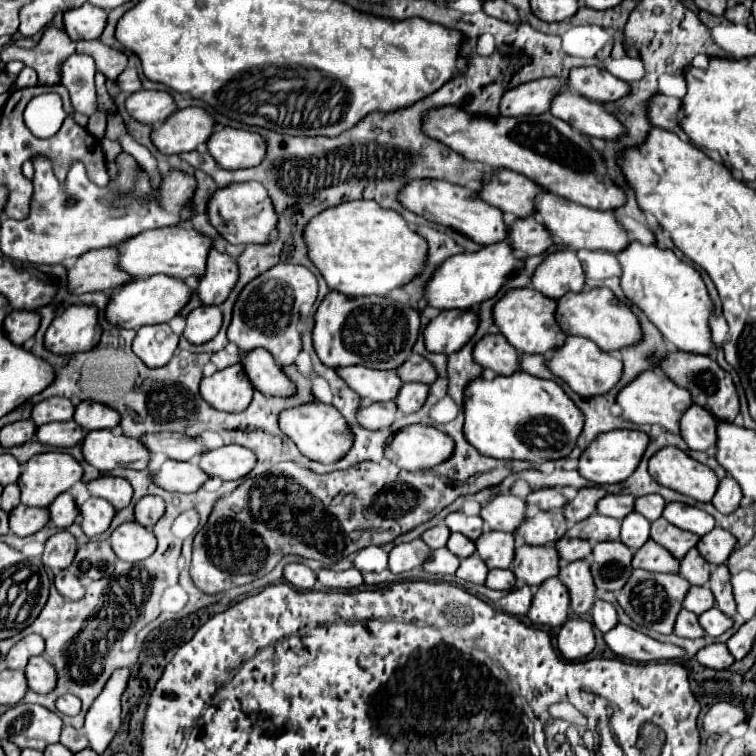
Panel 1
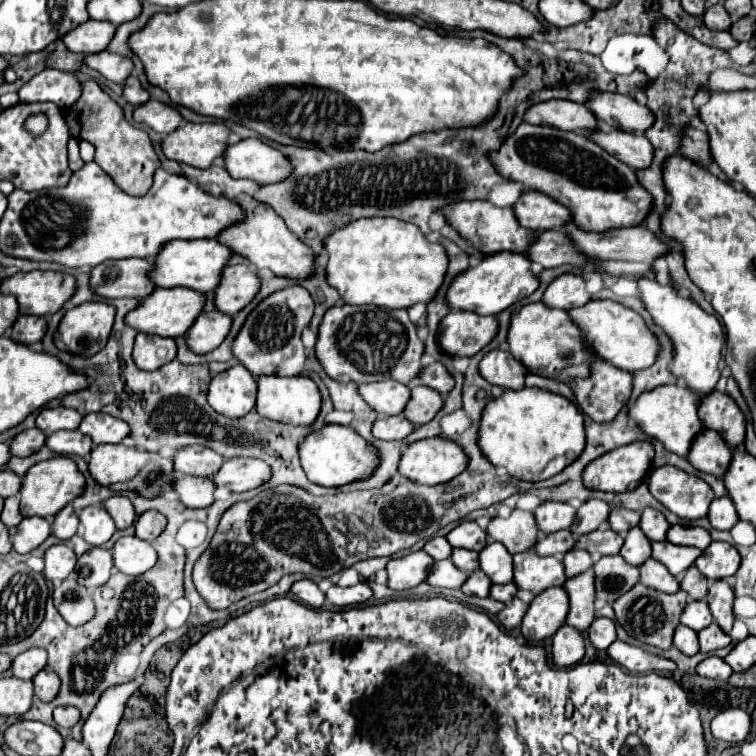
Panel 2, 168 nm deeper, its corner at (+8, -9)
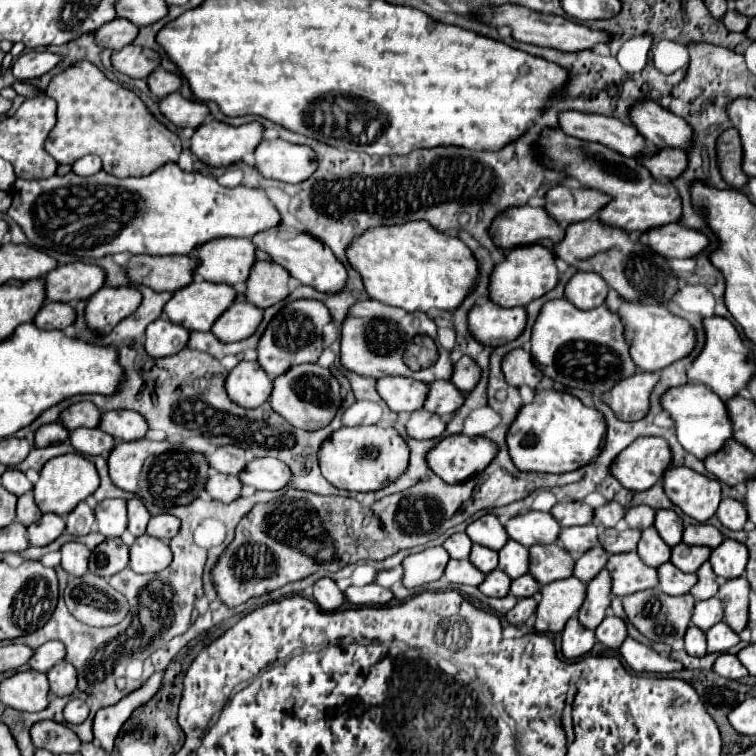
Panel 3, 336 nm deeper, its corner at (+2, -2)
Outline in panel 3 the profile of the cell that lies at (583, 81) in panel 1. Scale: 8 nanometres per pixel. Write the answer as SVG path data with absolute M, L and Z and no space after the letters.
M655 101L637 103L631 109L631 121L635 129L659 149L679 147L681 151L689 151L693 145L693 129L689 123Z

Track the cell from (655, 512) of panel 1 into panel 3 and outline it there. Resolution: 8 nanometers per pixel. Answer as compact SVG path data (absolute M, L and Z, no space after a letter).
M669 509L657 511L655 529L657 529L657 533L663 537L663 541L669 547L675 547L677 543L683 541L681 539L681 535L683 535L683 521L681 521L681 517L675 511L669 511Z

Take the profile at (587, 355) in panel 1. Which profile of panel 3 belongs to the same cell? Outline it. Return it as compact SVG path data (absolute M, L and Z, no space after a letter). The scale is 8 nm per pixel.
M637 371L633 377L619 381L611 391L611 399L605 401L621 421L639 421L649 413L649 397L657 379L659 373Z

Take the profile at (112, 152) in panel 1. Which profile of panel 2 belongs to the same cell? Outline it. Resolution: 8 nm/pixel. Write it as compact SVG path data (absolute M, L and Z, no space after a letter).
M93 80L83 82L81 98L63 112L65 122L69 124L70 136L78 141L91 142L95 146L95 162L119 184L127 194L141 198L151 186L153 172L161 166L159 158L151 146L147 132L133 128L125 118L121 106L101 90Z

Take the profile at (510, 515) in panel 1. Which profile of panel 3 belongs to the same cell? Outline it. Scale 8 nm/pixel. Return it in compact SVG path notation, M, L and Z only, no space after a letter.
M529 511L525 515L517 515L505 525L509 537L525 547L555 543L561 533L561 525L553 519L551 513Z

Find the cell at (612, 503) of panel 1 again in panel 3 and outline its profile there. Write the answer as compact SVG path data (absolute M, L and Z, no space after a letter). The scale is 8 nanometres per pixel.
M637 505L637 507L631 507L627 513L625 513L625 521L629 523L631 529L647 529L653 525L653 519L655 519L655 511L651 507L645 507L645 505Z

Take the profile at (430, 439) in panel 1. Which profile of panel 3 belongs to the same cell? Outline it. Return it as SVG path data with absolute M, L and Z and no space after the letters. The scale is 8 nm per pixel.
M449 435L427 455L427 463L445 483L463 483L481 473L495 455L497 445L487 437Z

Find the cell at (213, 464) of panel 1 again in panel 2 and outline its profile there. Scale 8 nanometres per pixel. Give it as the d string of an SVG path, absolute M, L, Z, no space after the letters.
M237 456L223 462L219 474L213 474L213 482L221 488L239 488L239 492L245 492L267 482L269 474L271 470L265 462Z

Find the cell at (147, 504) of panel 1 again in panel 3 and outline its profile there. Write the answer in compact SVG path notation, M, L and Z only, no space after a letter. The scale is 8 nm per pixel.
M161 513L161 515L155 515L151 517L149 521L149 527L147 527L147 533L149 535L155 535L157 539L163 539L163 541L169 541L173 539L177 533L179 533L179 519L169 515L169 513Z

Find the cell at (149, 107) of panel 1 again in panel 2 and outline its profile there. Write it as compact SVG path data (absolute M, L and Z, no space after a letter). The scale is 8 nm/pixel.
M147 100L133 110L133 120L153 128L159 134L169 134L181 124L181 114L159 100Z

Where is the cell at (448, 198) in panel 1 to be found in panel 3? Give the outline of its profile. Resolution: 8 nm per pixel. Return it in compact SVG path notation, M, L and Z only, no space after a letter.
M513 207L501 213L491 229L489 235L493 237L495 245L501 249L513 249L521 245L533 245L533 243L543 243L551 239L551 245L557 245L565 229L549 217L545 207Z

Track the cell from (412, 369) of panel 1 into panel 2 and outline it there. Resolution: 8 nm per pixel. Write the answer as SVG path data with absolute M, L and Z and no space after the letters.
M441 362L429 364L425 366L419 374L417 374L417 382L423 382L425 386L431 386L433 390L437 390L441 396L447 394L447 390L453 388L453 378L449 376L449 372L445 370L445 366Z

